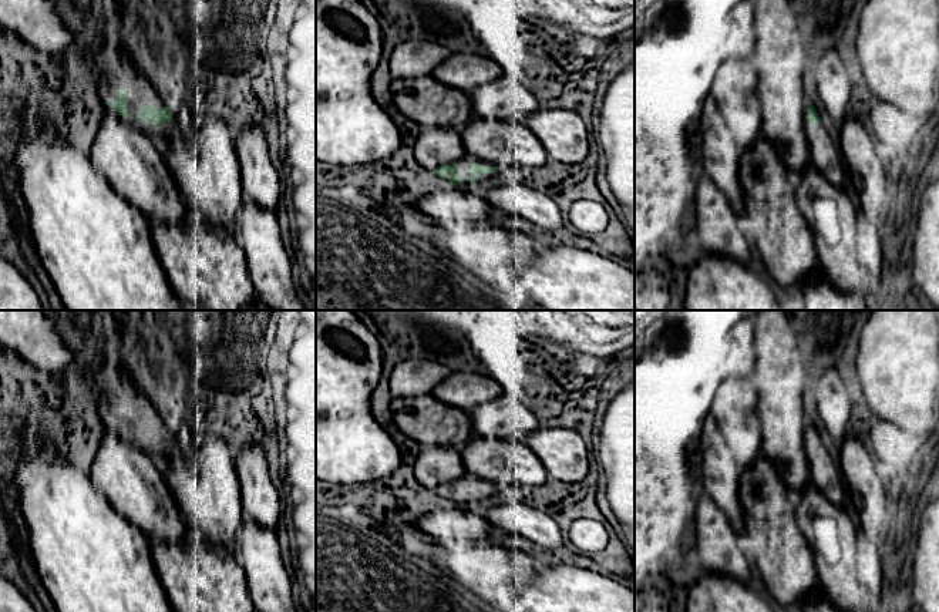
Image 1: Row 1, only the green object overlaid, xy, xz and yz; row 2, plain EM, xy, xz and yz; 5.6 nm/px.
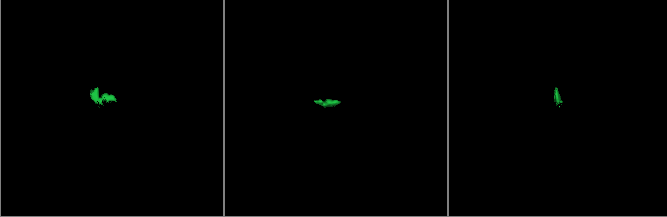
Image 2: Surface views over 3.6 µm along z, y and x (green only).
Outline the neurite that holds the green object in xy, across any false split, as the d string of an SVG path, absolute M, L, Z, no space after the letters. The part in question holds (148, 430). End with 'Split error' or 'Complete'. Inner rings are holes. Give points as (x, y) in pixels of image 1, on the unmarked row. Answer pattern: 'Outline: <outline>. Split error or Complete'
Outline: M102 347L95 352L94 366L83 366L81 379L97 393L95 403L105 424L137 441L158 463L178 451L166 416L142 397L122 370L120 350Z. Split error

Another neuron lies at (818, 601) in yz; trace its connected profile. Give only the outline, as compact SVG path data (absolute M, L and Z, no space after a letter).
M819 586L817 592L811 593L800 605L800 611L801 612L845 612L832 603L832 601L828 598L822 586Z

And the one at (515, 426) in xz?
M501 397L471 408L475 436L522 441L539 427L534 413L519 401Z

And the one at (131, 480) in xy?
M105 424L90 477L114 510L149 541L186 541L192 522L169 491L159 463L139 443Z

